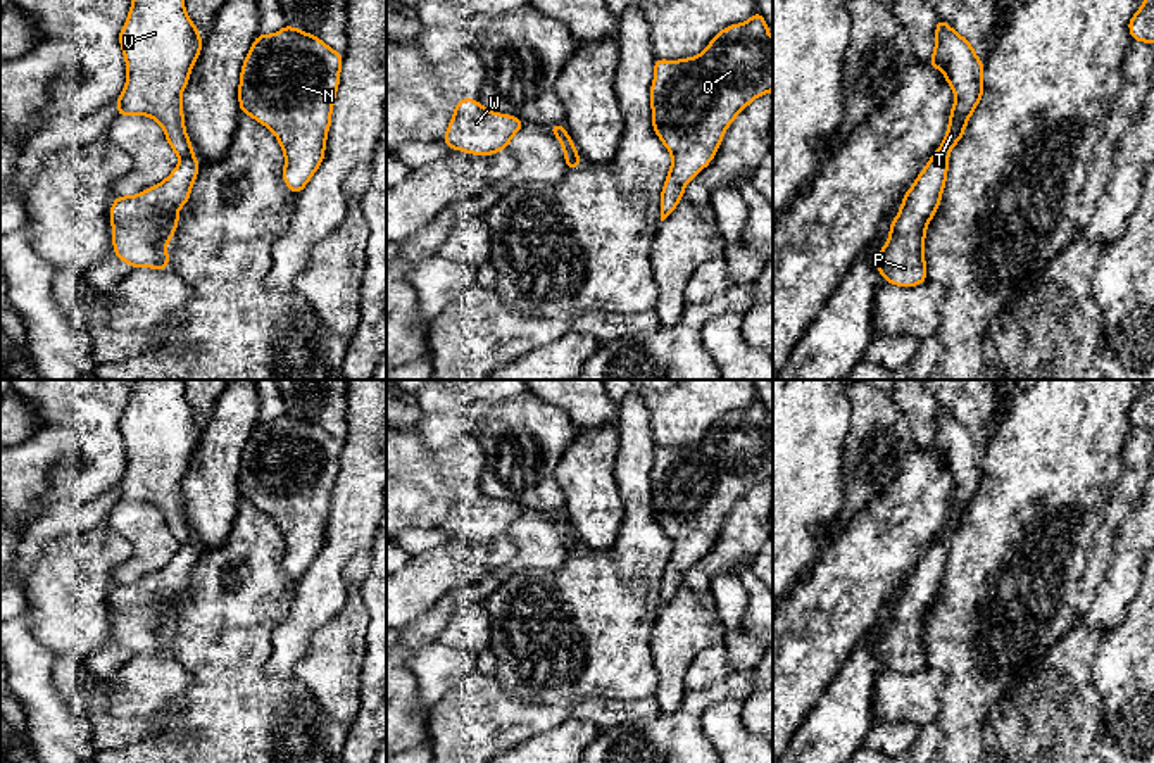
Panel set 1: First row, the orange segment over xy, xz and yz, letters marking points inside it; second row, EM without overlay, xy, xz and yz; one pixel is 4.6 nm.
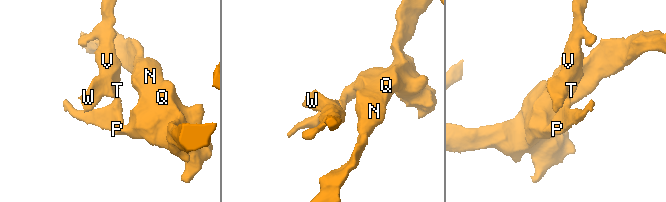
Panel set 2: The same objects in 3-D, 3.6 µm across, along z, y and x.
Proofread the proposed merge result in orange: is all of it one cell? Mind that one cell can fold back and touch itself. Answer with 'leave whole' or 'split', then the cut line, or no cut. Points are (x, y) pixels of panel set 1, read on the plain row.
split; cut yz (932, 544), (946, 546)

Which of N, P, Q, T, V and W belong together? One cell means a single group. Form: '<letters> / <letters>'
N P Q / T V W

